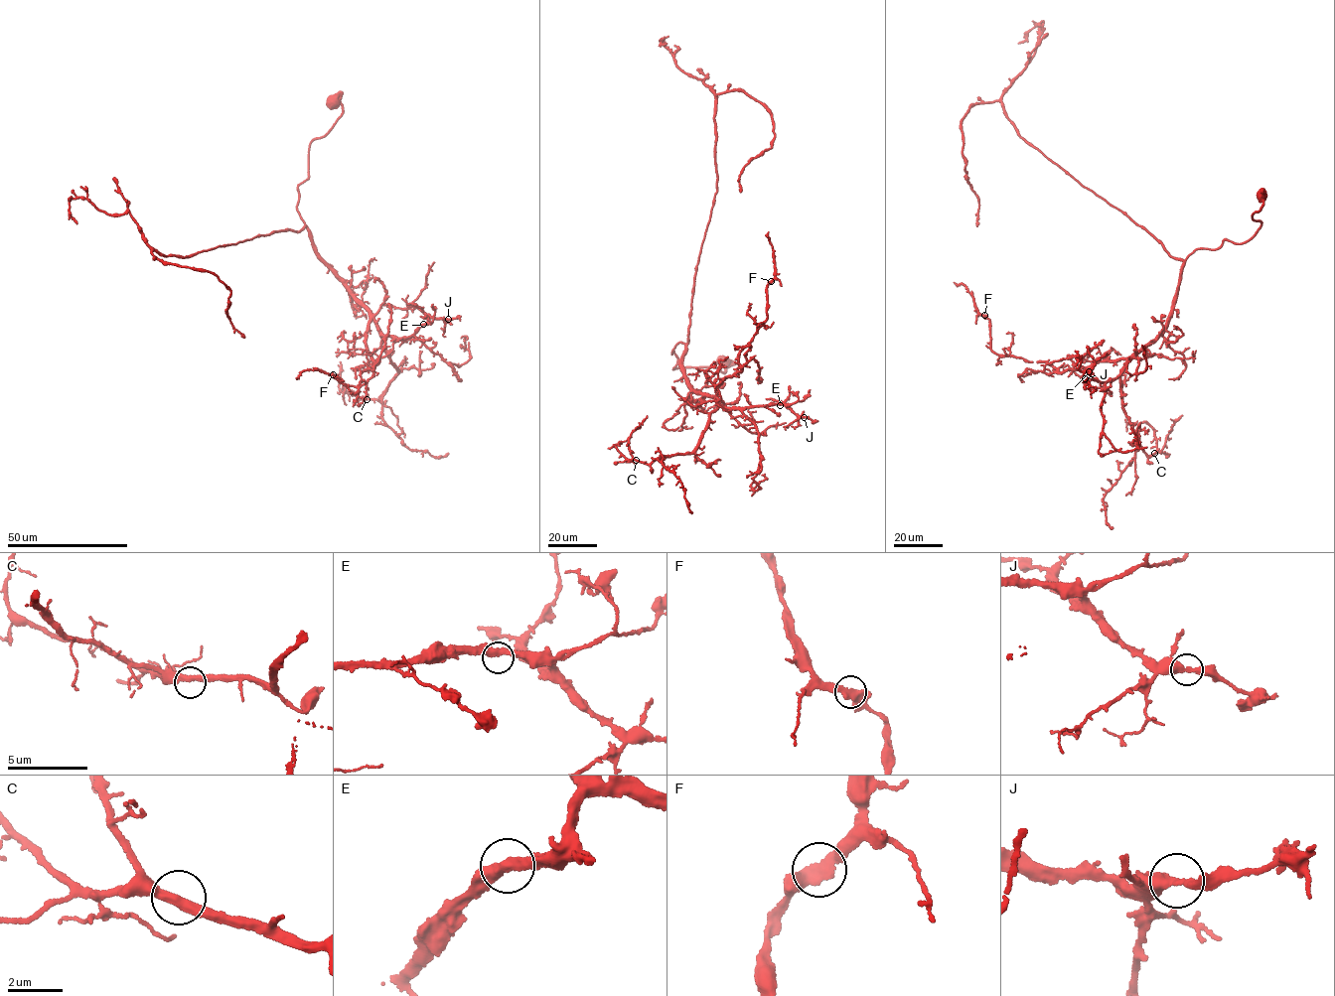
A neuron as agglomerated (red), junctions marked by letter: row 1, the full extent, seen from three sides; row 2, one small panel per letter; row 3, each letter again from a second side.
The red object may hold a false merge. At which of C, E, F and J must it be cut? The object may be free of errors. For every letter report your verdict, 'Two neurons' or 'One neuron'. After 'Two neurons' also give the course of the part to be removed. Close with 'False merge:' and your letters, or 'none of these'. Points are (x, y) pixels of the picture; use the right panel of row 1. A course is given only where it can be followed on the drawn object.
C: One neuron
E: One neuron
F: One neuron
J: One neuron
False merge: none of these

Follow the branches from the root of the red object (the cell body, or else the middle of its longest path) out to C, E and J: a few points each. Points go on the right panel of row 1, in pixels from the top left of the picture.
C: (1260, 194), (1257, 233), (1188, 255), (1163, 329), (1120, 374), (1124, 412), (1143, 452), (1154, 453)
E: (1260, 194), (1255, 235), (1188, 255), (1158, 337), (1112, 381), (1089, 371)
J: (1260, 194), (1255, 235), (1188, 255), (1158, 337), (1112, 381), (1095, 380), (1089, 369), (1085, 378)

